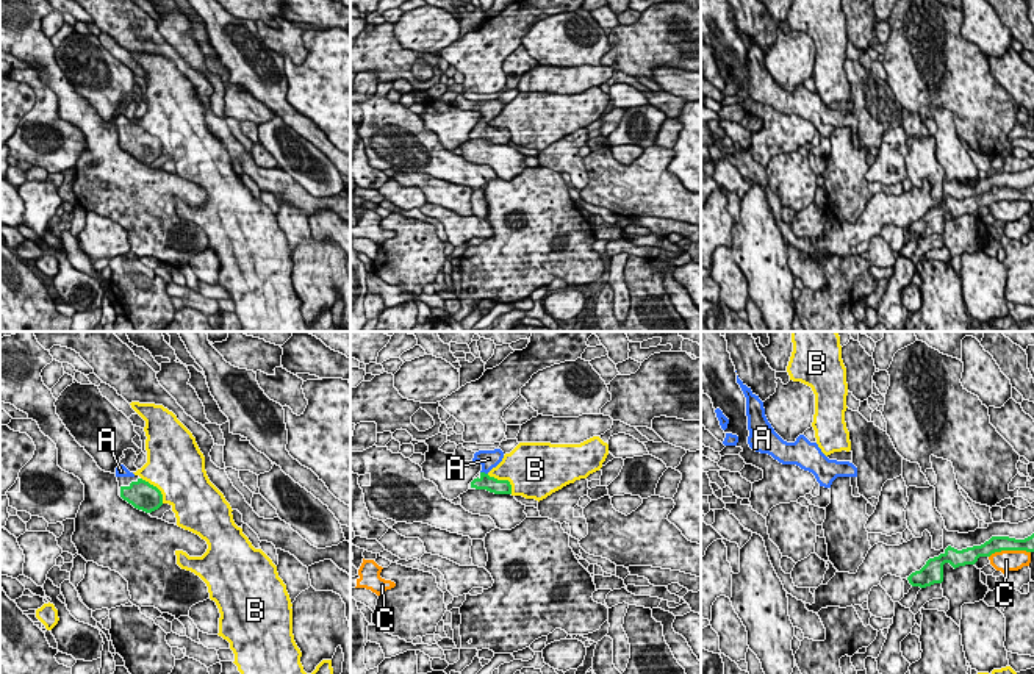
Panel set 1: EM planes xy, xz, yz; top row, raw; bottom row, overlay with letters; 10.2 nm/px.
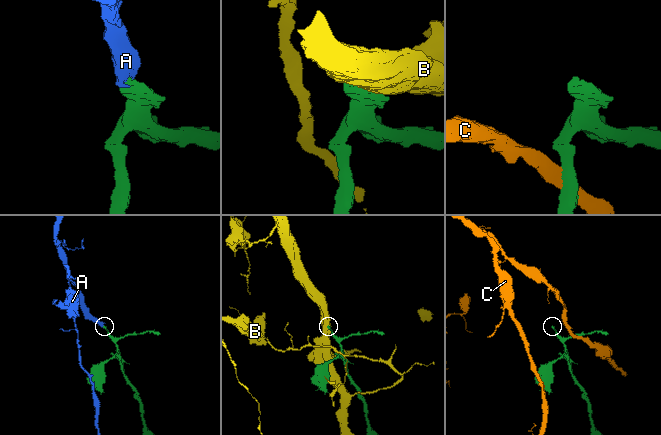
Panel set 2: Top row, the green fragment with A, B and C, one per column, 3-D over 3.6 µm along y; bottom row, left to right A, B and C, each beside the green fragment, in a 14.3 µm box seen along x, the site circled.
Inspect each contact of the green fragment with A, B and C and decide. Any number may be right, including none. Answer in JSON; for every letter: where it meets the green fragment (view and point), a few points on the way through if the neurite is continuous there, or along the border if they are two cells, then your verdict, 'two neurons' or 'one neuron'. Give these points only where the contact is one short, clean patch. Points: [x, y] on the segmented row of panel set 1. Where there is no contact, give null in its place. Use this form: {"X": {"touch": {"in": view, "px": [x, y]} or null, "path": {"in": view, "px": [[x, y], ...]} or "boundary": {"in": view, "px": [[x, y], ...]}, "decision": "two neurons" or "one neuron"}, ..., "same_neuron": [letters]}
{"A": {"touch": {"in": "xz", "px": [484, 473]}, "path": {"in": "xz", "px": [[485, 482], [484, 473], [488, 458]]}, "decision": "one neuron"}, "B": {"touch": {"in": "xz", "px": [504, 480]}, "decision": "two neurons"}, "C": {"touch": {"in": "yz", "px": [1009, 549]}, "decision": "two neurons"}, "same_neuron": ["A"]}

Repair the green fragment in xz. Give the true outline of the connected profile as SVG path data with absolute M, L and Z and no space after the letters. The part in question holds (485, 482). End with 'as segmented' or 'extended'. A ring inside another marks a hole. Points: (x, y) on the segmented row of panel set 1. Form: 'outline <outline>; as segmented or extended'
outline M501 449L476 452L472 461L479 461L482 464L482 471L480 475L471 482L471 488L486 489L494 494L512 494L512 485L508 480L497 480L488 475L488 472L502 461L502 458L504 452Z; extended

